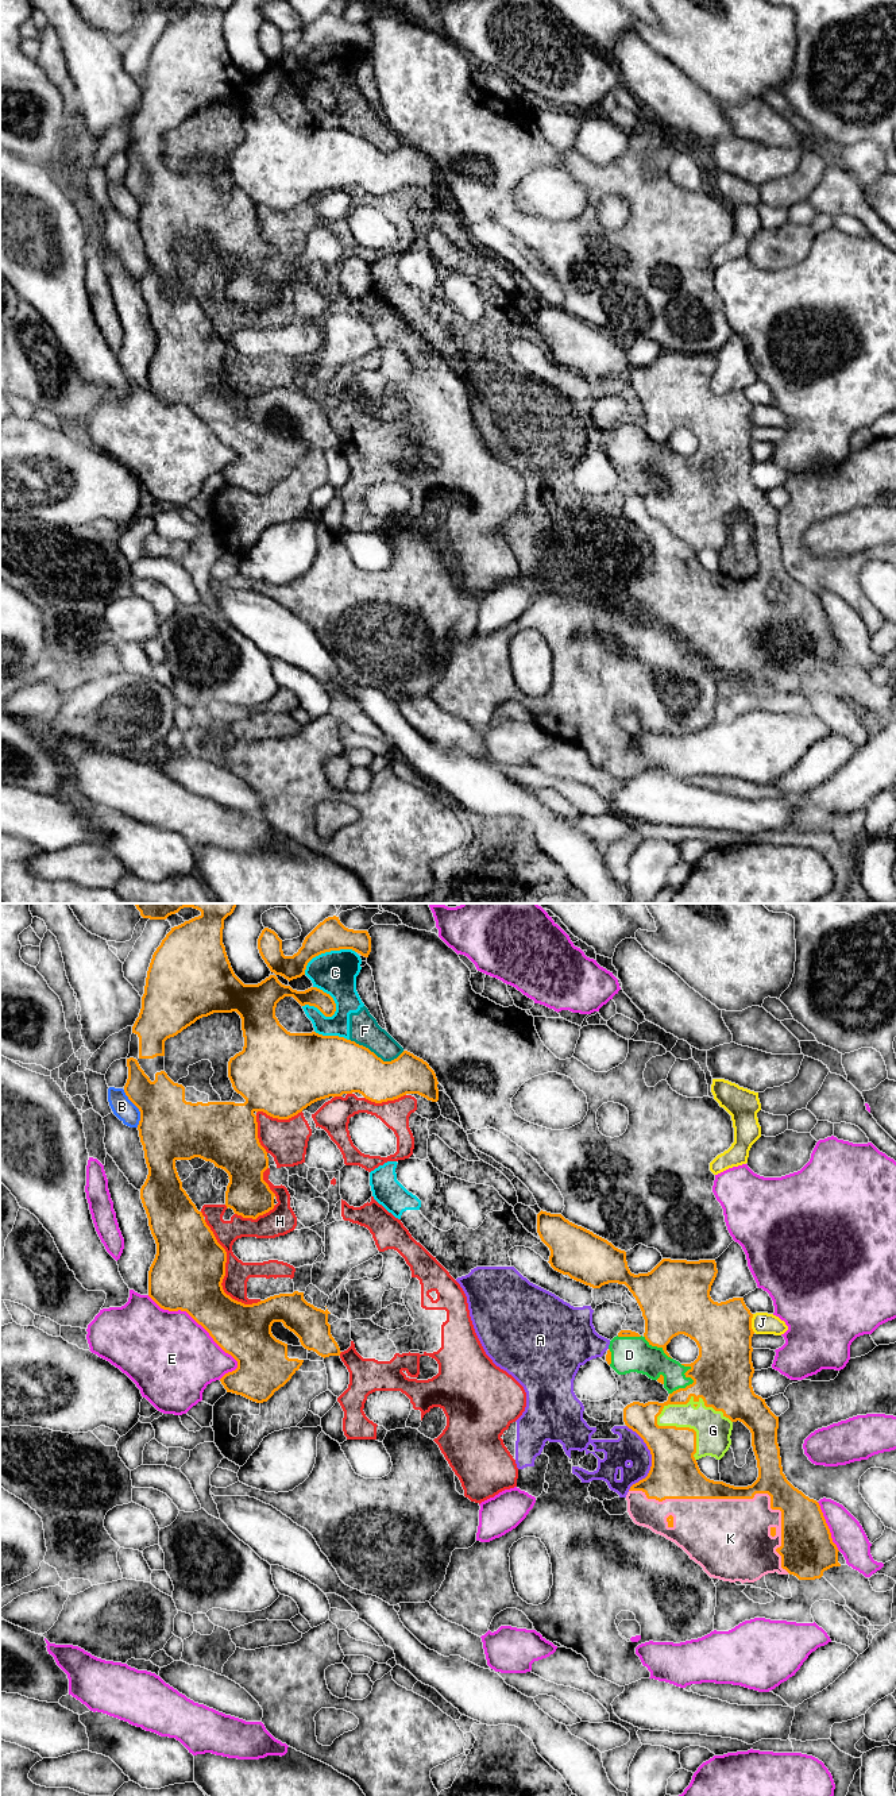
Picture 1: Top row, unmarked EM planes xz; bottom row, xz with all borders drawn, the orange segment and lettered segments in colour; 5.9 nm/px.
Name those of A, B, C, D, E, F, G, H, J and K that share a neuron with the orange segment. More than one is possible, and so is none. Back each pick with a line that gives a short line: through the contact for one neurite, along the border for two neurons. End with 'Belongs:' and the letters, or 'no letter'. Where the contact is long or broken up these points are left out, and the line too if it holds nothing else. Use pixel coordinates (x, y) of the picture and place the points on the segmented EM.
Belongs: D, G, K

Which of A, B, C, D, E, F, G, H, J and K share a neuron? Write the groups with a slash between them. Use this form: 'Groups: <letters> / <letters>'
Groups: A C F / B / D G K / E / H / J

